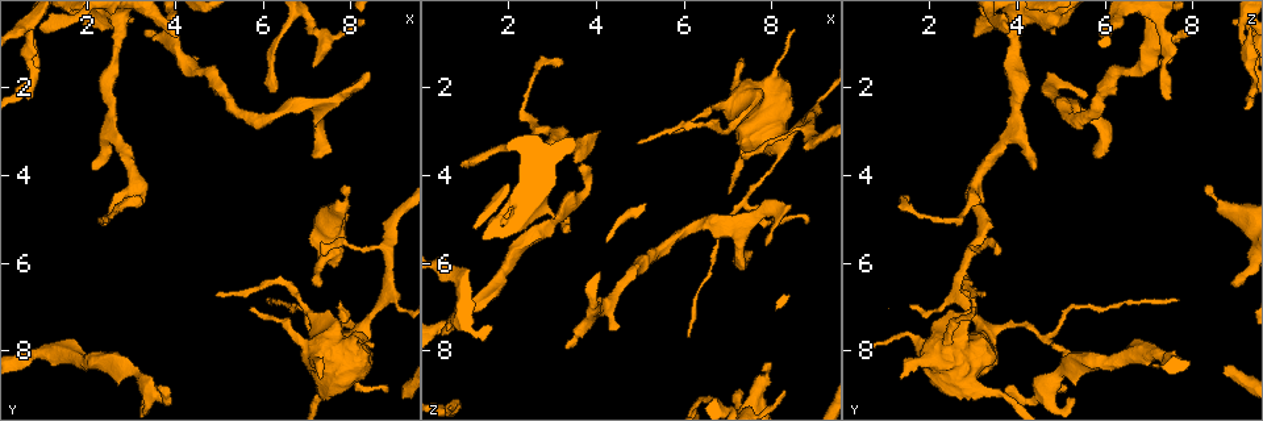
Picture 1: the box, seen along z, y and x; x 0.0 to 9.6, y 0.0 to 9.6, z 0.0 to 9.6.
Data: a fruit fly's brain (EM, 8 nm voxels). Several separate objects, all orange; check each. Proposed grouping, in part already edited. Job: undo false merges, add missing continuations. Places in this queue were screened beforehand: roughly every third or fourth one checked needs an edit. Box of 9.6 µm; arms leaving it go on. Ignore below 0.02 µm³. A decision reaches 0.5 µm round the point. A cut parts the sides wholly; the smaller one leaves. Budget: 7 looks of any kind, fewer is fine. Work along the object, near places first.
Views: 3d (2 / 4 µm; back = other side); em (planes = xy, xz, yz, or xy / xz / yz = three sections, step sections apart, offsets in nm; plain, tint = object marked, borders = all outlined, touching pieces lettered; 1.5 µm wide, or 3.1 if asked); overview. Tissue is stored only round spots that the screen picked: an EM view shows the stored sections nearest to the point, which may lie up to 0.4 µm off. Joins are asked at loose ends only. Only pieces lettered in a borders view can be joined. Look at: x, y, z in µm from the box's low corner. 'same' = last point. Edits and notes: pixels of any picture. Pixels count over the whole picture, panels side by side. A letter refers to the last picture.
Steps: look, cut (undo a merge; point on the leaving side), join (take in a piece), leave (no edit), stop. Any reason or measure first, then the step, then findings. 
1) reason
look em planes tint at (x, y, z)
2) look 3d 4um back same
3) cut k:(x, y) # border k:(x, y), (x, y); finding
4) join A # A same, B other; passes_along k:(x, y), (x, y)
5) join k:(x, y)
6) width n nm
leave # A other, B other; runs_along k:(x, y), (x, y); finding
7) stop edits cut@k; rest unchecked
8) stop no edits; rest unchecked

free end
look em xy step 8 borders at (3.70, 8.85, 3.75)

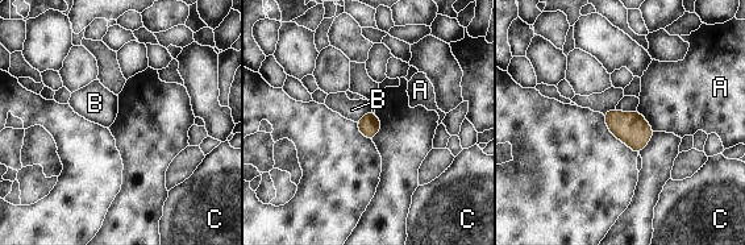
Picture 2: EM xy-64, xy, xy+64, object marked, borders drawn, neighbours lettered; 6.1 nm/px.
leave # A other, B other, C other; border 2:(371, 111), (357, 123); no lettered piece goes on from it

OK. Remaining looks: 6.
thick end
look em yz step 8 tint at (7.95, 4.20, 8.35)

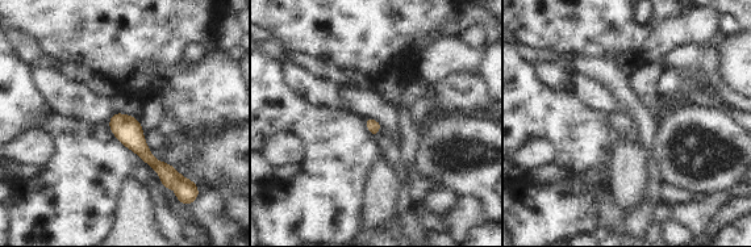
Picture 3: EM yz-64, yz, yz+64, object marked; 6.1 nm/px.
what lies round it
look em yz step 8 borders same

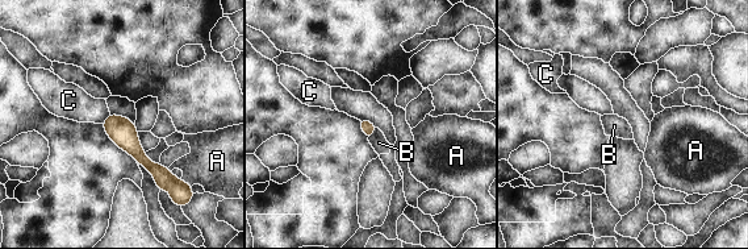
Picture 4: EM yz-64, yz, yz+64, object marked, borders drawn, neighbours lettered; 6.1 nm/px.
leave # A other, B other, C other; border 4:(109, 113), (103, 123); none of them fits

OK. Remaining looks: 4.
tapers out
look 3d 2um at (6.05, 6.85, 7.60)

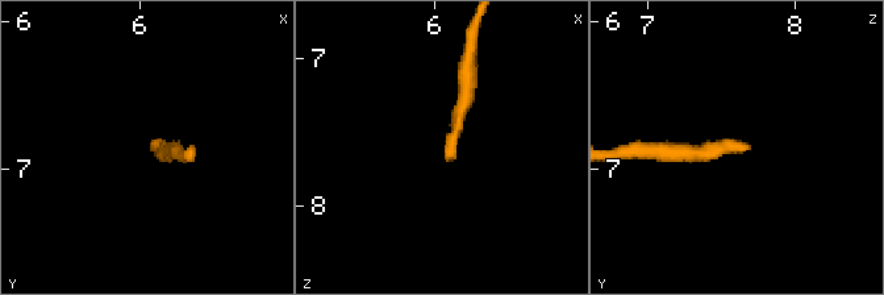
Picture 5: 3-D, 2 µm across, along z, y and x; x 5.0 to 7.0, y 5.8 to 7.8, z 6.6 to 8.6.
look em planes borders at (6.06, 6.90, 7.66)

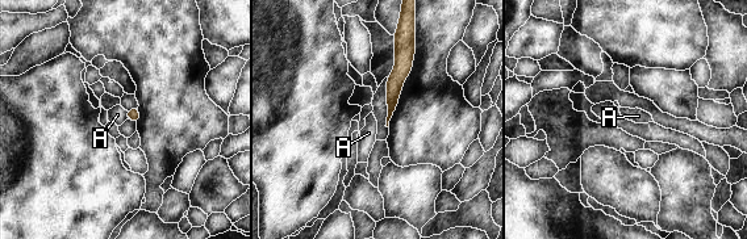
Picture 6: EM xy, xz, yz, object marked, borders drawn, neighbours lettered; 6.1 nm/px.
leave # A other; no lettered piece goes on from it

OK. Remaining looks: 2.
stop no edits; rest unchecked

